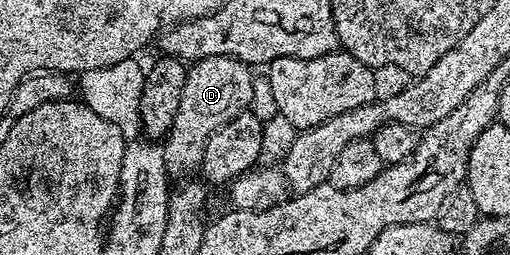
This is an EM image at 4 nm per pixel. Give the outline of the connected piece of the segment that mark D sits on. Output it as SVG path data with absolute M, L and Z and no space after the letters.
M230 56L203 58L186 71L179 114L175 114L175 122L163 141L170 177L192 177L200 169L203 152L213 132L252 105L249 103L253 100L253 72L250 65Z

